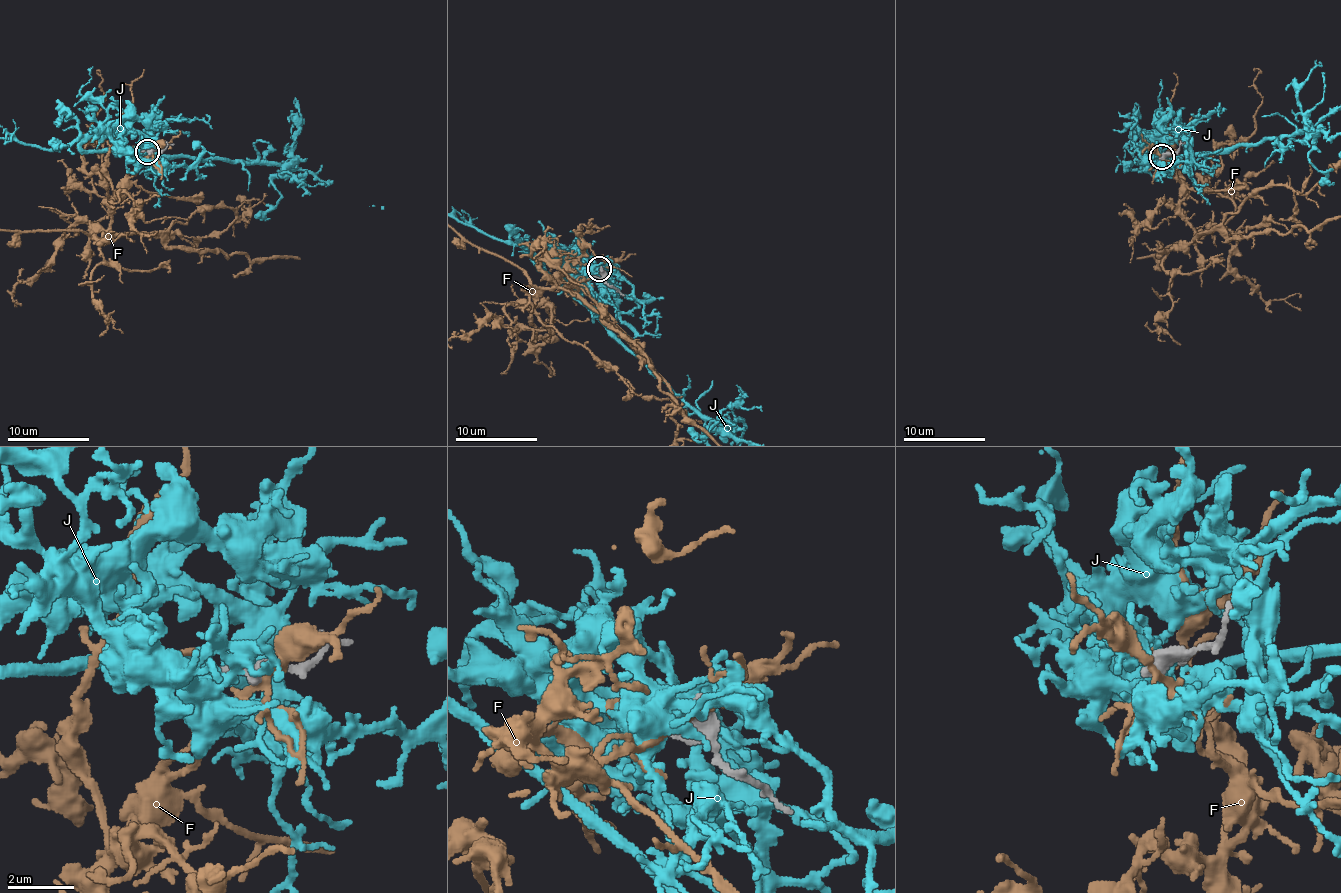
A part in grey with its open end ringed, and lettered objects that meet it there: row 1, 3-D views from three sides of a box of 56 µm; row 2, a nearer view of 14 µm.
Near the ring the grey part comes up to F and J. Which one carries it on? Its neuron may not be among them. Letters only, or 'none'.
J

